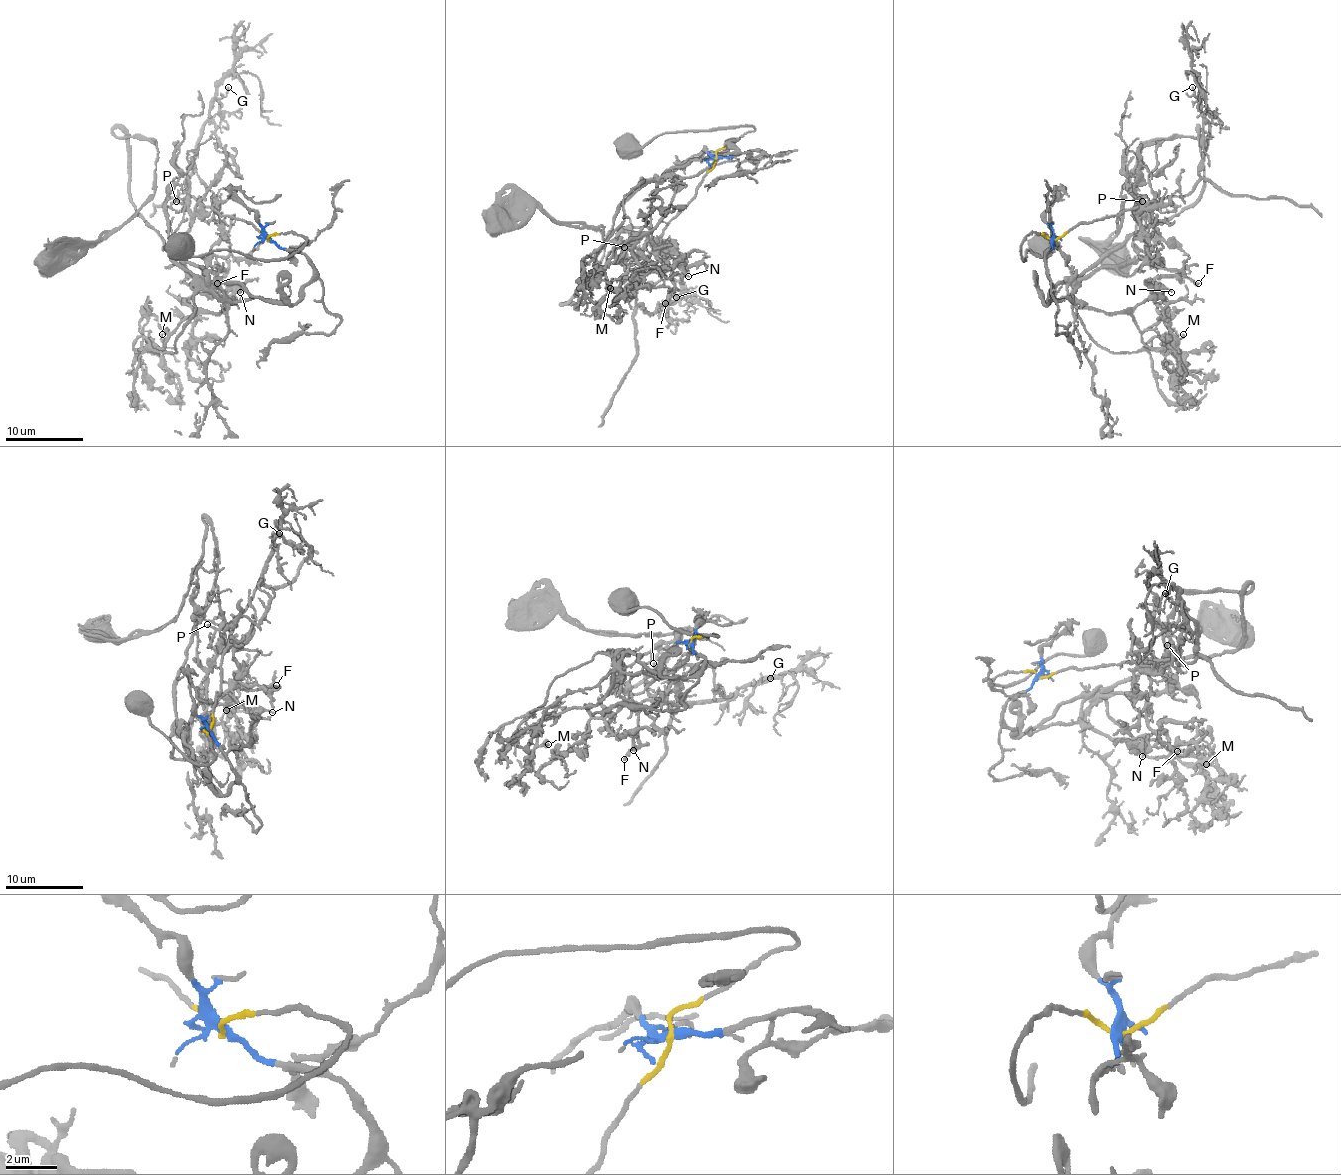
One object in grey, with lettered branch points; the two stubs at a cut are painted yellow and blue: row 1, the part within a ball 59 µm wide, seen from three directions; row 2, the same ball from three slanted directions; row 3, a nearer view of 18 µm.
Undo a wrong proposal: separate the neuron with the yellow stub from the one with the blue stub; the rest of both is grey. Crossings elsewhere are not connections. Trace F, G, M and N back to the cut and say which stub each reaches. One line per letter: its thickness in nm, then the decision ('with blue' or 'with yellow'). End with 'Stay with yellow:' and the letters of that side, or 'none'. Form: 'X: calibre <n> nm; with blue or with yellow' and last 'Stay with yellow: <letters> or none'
F: calibre 170 nm; with blue
G: calibre 120 nm; with yellow
M: calibre 180 nm; with blue
N: calibre 120 nm; with blue
Stay with yellow: G

